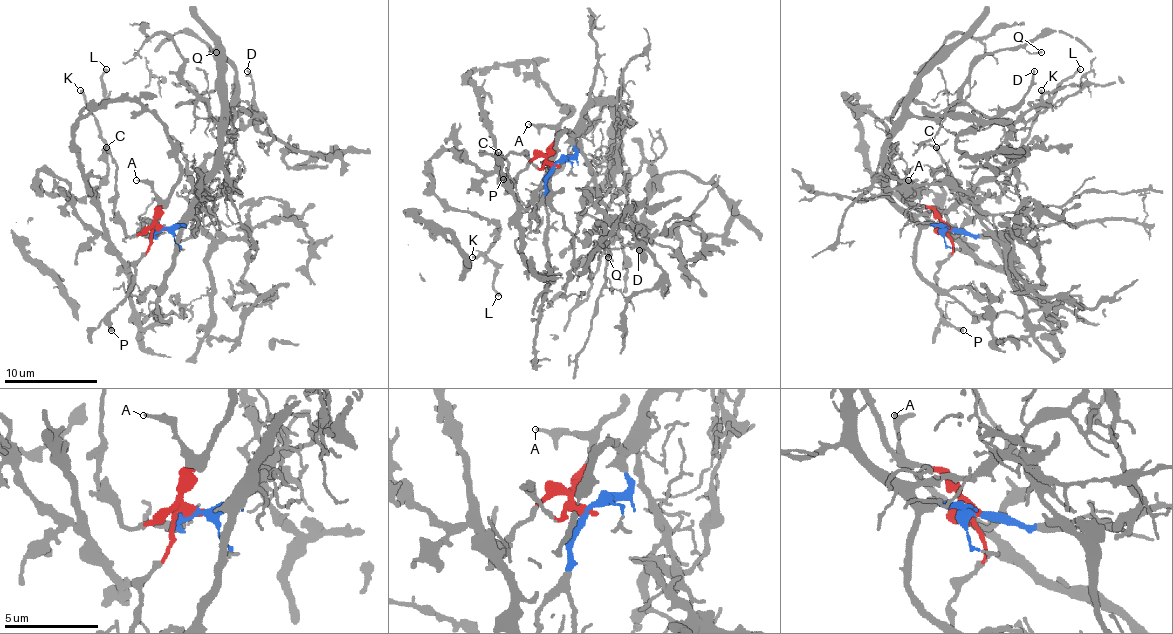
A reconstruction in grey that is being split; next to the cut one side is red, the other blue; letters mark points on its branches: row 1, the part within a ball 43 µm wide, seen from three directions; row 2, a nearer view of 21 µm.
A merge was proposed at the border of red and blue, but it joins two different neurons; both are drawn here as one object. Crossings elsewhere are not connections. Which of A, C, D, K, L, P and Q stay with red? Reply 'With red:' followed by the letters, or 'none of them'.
With red: A, C, K, L, P

